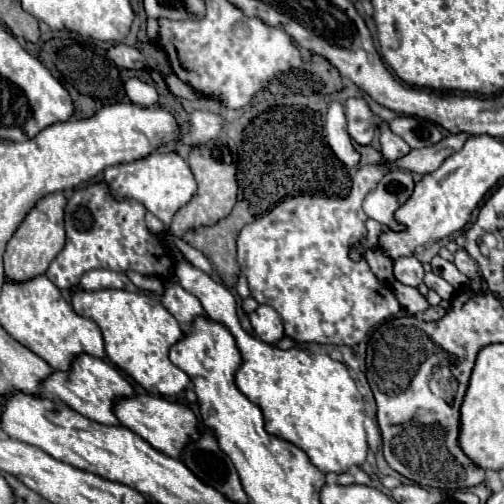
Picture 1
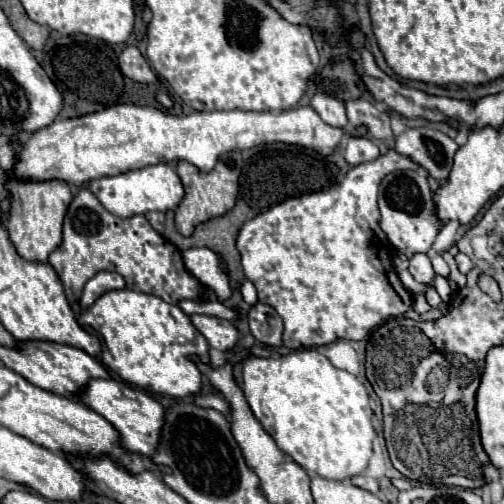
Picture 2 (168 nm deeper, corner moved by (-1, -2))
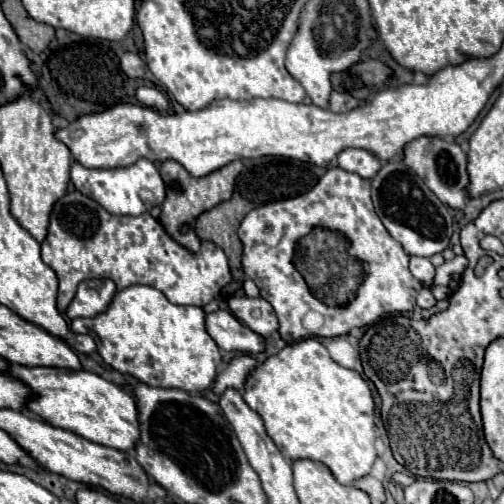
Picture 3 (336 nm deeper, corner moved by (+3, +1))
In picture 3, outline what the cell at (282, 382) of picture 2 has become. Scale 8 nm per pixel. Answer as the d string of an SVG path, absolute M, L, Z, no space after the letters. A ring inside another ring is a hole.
M302 339L292 345L286 345L280 353L268 357L262 365L254 367L248 373L244 387L244 401L250 405L252 411L256 411L266 427L268 437L276 443L280 453L288 461L300 461L300 459L312 459L324 463L334 477L342 485L350 485L358 477L368 475L374 459L374 401L370 397L368 383L352 369L340 367L334 363L326 351L326 347L316 339Z

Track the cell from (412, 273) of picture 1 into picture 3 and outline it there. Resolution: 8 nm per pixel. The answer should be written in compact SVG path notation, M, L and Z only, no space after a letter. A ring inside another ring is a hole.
M410 257L410 273L418 281L432 281L432 277L434 277L434 265L426 257Z

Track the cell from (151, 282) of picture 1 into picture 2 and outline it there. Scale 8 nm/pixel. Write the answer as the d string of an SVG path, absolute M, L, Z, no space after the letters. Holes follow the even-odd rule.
M182 300L178 304L186 314L206 314L206 316L218 316L226 320L234 320L236 312L226 308L222 302L212 300L212 302L192 302L192 300Z

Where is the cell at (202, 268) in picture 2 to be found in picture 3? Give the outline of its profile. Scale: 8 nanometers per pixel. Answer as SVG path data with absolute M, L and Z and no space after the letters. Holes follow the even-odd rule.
M228 297L226 299L230 311L240 319L246 327L250 327L260 337L270 337L274 331L278 331L278 319L272 309L272 305L262 299L250 299L250 297Z

